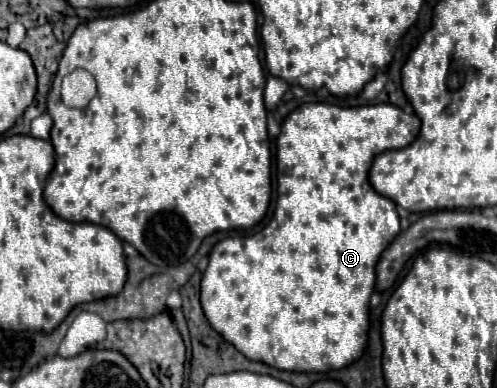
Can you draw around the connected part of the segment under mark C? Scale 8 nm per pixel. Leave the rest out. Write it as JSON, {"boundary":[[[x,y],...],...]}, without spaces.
{"boundary":[[[304,104],[284,120],[282,132],[276,140],[278,204],[272,220],[252,236],[234,236],[234,238],[220,240],[212,248],[208,268],[202,276],[200,302],[202,302],[204,314],[212,324],[212,328],[220,332],[226,342],[234,344],[234,348],[238,348],[238,352],[242,352],[250,360],[258,360],[278,370],[290,370],[290,372],[322,372],[326,368],[338,370],[360,358],[362,348],[368,342],[368,328],[370,328],[368,308],[370,308],[370,296],[376,284],[376,262],[380,260],[380,254],[386,250],[386,246],[400,234],[400,218],[396,212],[396,204],[390,198],[374,192],[372,184],[368,182],[368,170],[378,154],[386,150],[406,148],[408,144],[412,144],[420,132],[420,126],[422,122],[418,116],[410,116],[392,104],[374,104],[374,106],[360,106],[360,108],[340,108],[332,104]]]}

